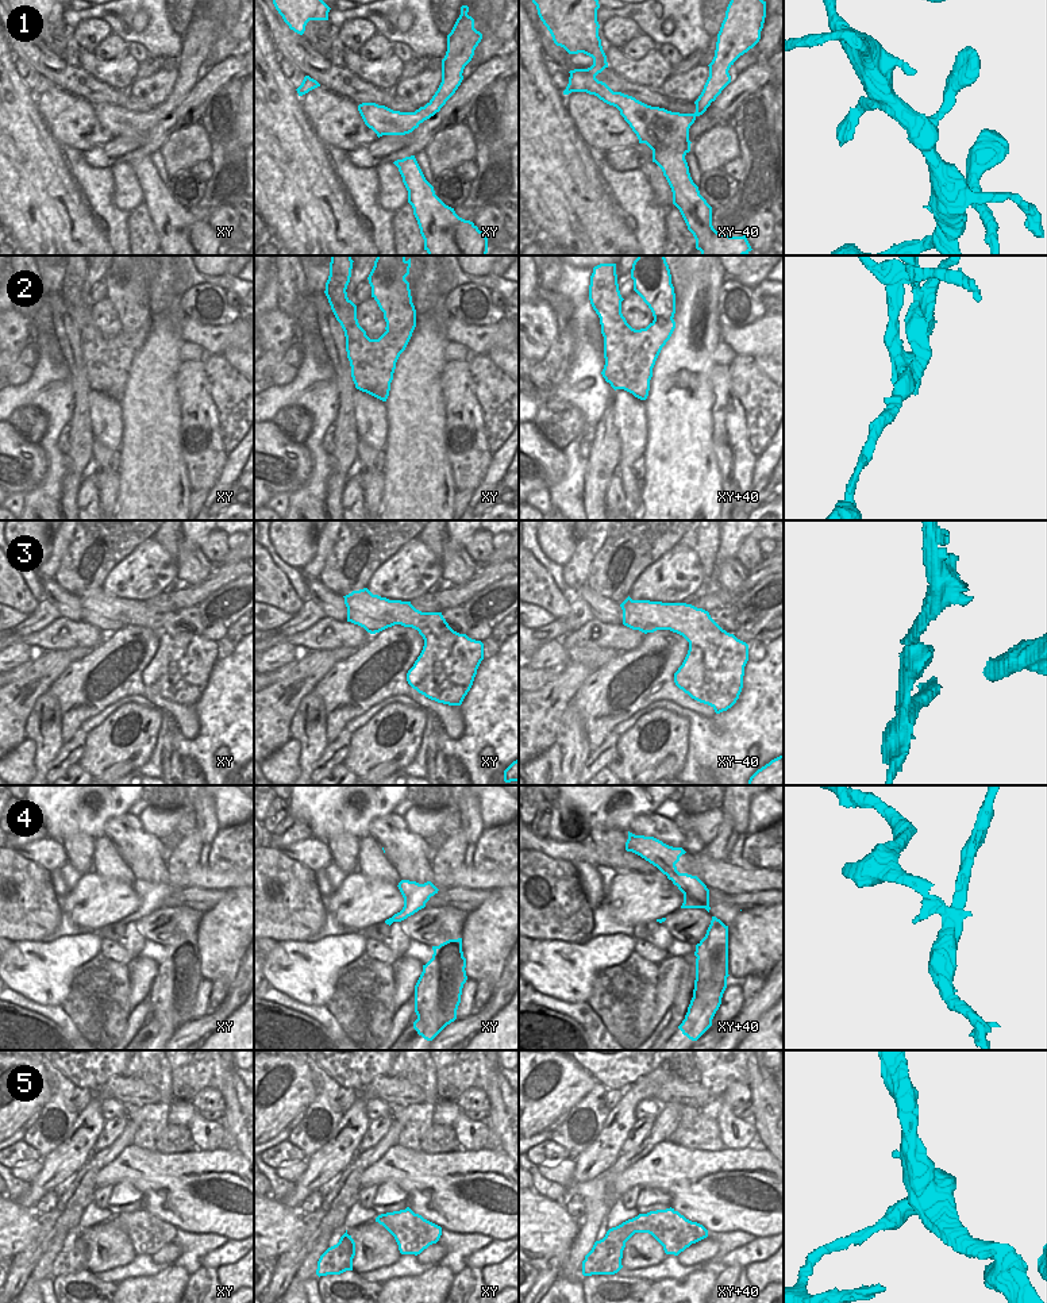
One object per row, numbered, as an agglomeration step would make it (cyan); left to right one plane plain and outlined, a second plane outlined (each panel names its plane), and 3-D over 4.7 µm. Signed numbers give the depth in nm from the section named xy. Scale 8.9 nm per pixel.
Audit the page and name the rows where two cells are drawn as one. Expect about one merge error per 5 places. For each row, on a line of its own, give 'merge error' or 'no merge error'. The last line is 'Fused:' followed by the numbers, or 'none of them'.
1: no merge error
2: merge error
3: no merge error
4: merge error
5: merge error
Fused: 2, 4, 5

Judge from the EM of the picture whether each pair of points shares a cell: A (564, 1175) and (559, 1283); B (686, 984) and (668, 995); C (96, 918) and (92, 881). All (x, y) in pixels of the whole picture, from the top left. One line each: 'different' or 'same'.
A: different
B: different
C: same

